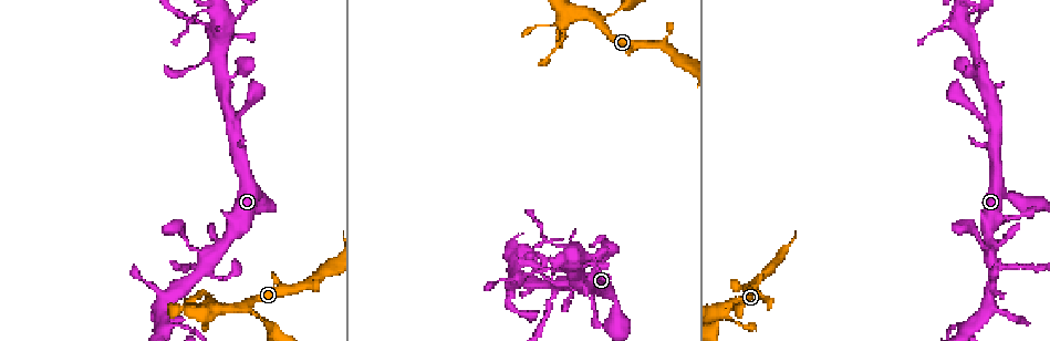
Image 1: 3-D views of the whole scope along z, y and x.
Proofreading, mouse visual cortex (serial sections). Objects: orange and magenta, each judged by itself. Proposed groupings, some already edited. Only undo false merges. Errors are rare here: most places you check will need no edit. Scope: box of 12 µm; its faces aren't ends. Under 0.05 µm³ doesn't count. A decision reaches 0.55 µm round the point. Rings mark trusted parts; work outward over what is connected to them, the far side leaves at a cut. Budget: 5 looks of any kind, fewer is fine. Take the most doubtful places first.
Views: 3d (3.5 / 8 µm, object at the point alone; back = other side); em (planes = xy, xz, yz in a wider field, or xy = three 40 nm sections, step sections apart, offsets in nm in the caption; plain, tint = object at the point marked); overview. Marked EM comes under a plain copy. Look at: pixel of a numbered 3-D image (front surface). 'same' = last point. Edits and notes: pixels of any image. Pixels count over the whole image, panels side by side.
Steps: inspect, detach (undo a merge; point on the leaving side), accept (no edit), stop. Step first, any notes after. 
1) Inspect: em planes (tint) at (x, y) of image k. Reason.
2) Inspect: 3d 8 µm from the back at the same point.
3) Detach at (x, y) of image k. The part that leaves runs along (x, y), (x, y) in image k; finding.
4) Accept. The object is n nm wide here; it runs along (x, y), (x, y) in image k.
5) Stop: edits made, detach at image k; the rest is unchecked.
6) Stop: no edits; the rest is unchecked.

Inspect: 3d 3.5 µm at (990, 259) of image 1. Four or more arms meet.

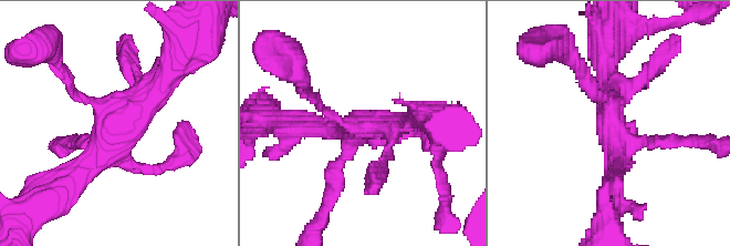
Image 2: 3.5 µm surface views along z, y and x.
Inspect: em planes (tint) at (377, 121) of image 2. Now the EM.

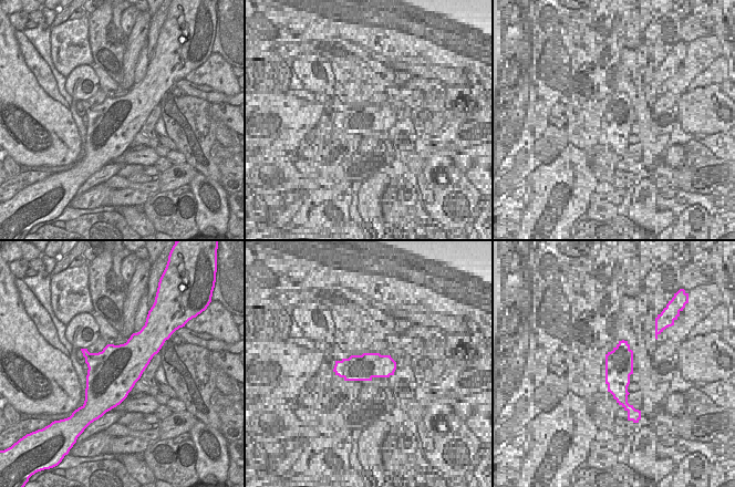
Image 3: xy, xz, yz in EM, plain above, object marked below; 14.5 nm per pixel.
Inspect: em xy step 1 (tint) at the same point. Cut it another way.

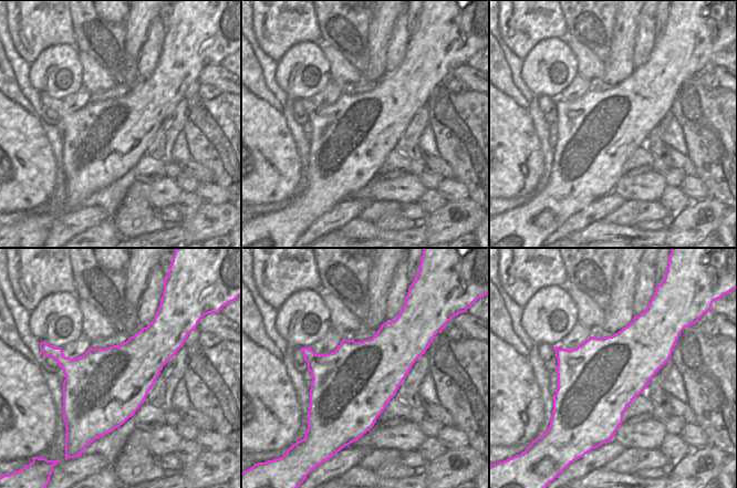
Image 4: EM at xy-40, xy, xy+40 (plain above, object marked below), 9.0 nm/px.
Accept. It runs along (181, 61), (73, 173) in image 2; all the same cell.

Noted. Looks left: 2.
Inspect: 3d 3.5 µm at (718, 307) of image 1. Three arms meet.

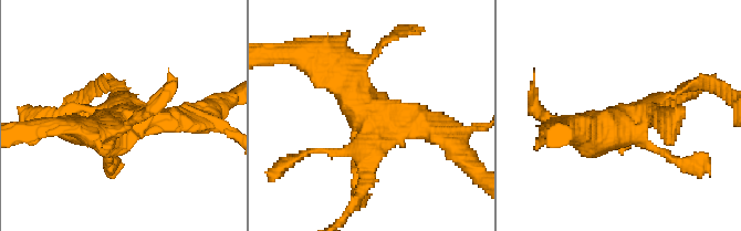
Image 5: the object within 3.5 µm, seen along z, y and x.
Inspect: em xy step 3 (tint) at (622, 116) of image 5. Shape alone is not enough.

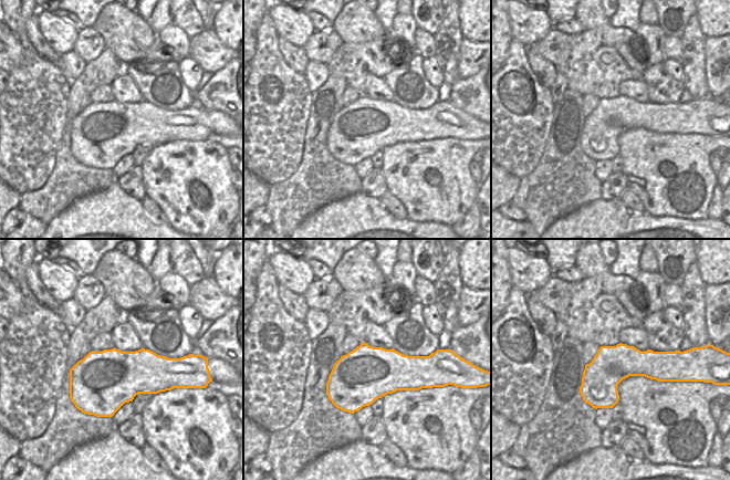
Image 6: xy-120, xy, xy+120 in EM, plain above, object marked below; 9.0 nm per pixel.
Accept. It runs along (671, 356), (615, 363), (582, 389) in image 6; all the same cell.

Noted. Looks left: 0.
Stop: no edits; the rest is unchecked.

